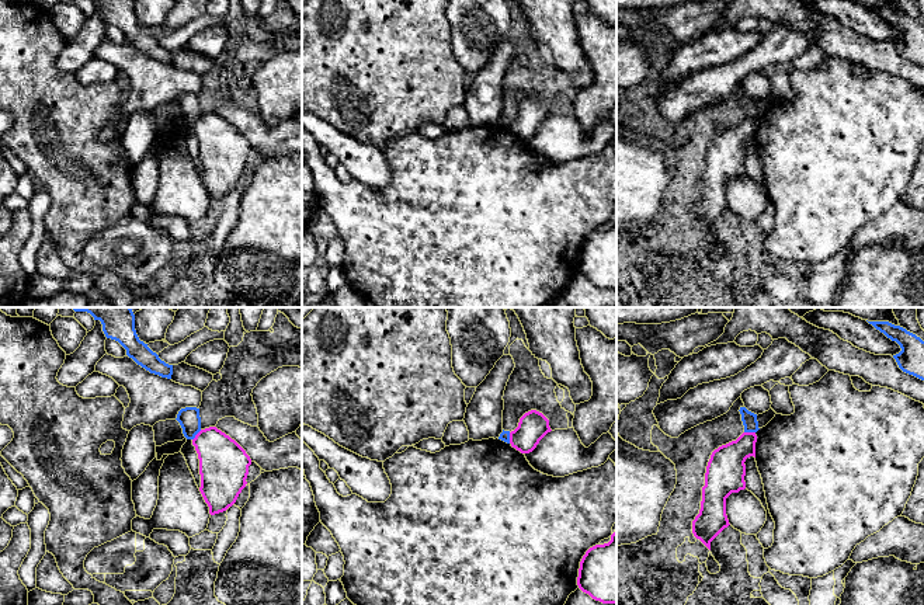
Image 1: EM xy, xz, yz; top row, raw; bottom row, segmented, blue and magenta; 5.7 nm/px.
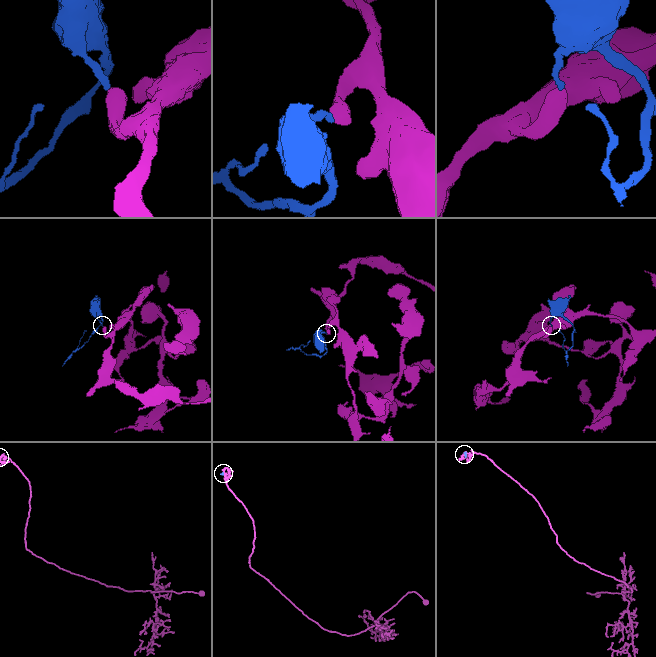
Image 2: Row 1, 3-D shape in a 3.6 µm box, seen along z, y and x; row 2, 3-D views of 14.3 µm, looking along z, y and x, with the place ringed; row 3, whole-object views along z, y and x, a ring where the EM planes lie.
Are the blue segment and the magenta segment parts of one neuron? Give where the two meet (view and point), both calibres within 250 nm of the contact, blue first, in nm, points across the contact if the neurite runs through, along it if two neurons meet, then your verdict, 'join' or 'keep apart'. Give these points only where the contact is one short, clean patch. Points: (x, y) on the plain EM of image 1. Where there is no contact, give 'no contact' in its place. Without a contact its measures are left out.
yz (750, 117) | 90/220 nm | along yz (744, 117), (754, 118) | keep apart

